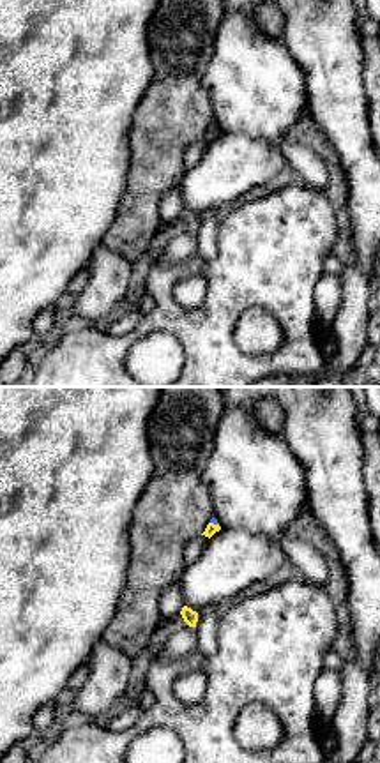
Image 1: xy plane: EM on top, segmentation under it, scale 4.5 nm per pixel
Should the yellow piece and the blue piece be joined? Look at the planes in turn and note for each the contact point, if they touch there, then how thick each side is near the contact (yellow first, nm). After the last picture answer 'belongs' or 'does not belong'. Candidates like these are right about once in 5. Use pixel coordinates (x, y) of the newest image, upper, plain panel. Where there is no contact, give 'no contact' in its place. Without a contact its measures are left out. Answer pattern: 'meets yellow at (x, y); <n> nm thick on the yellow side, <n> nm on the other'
meets yellow at (212, 128); 50 nm thick on the yellow side, 20 nm on the other

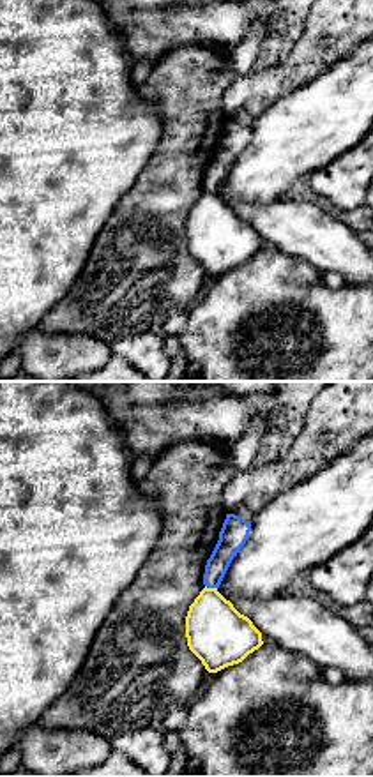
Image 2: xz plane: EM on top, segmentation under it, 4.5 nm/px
meets yellow at (211, 193); 280 nm thick on the yellow side, 110 nm on the other

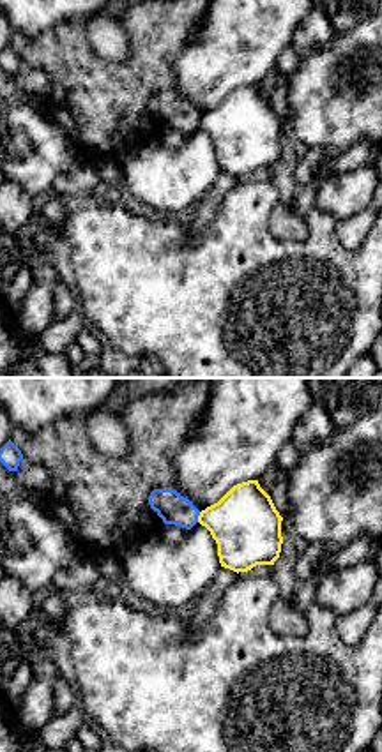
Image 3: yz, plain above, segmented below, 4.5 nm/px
meets yellow at (198, 122); 320 nm thick on the yellow side, 140 nm on the other

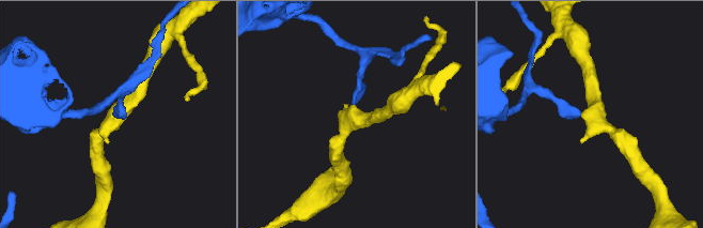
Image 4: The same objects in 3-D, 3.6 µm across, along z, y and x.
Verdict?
does not belong

